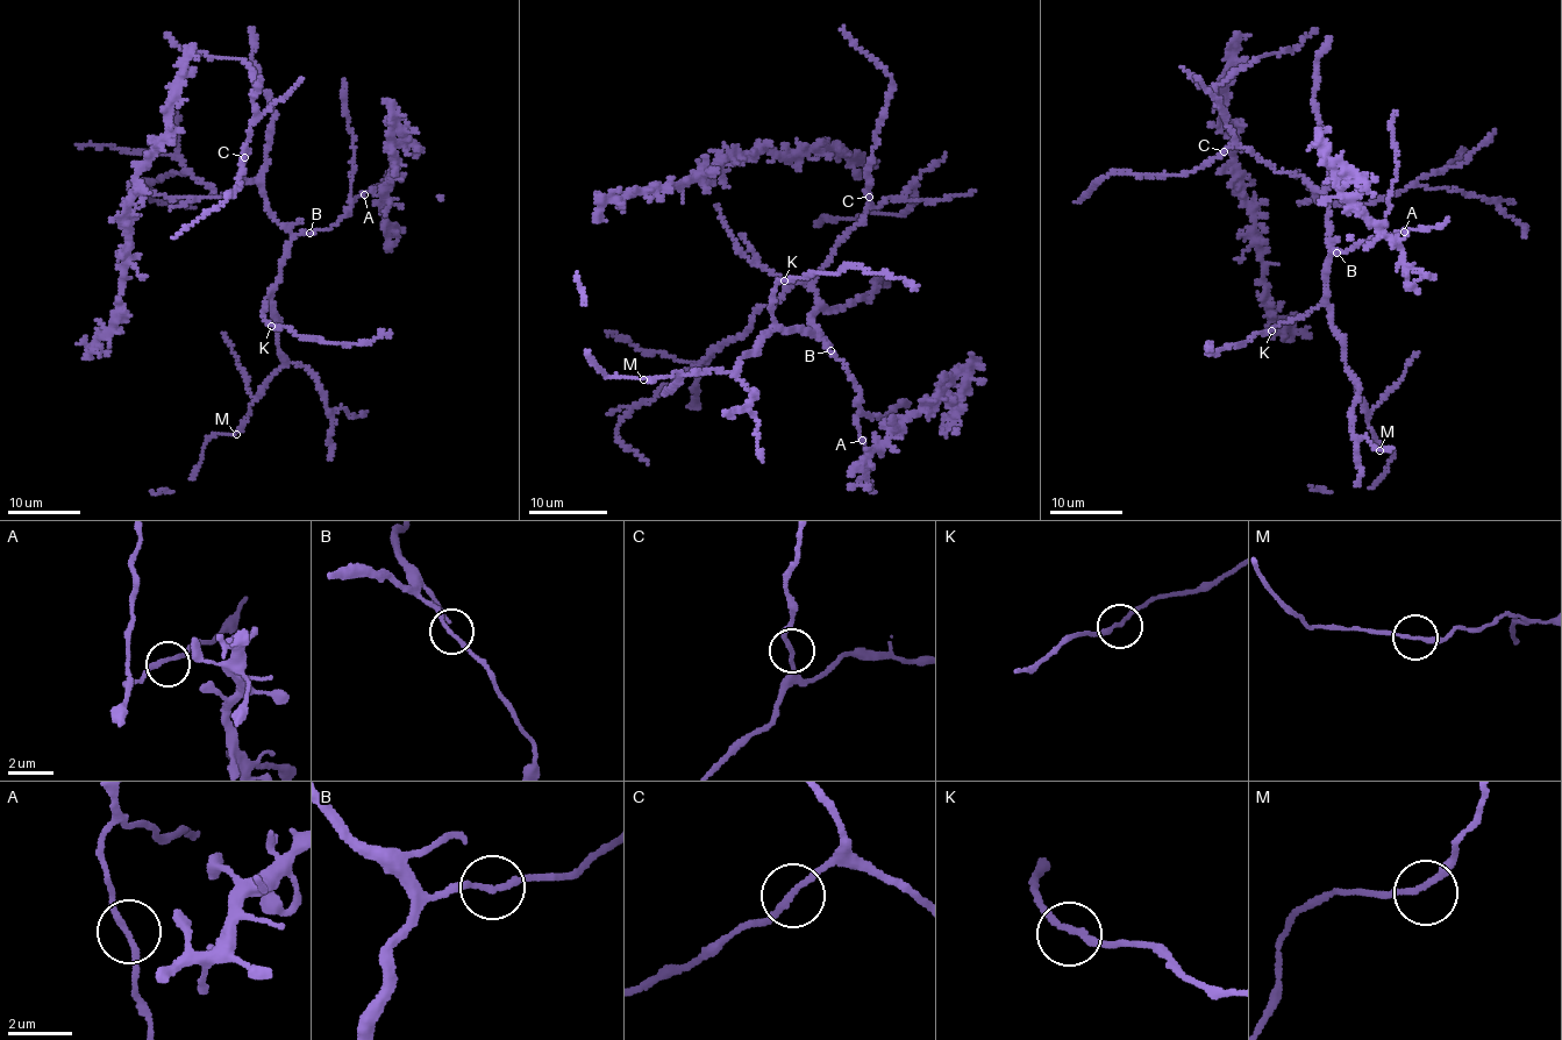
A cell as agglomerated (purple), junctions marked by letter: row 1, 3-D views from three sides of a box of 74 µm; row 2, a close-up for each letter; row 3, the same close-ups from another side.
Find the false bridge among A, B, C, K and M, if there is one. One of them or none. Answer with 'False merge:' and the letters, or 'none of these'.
False merge: none of these

